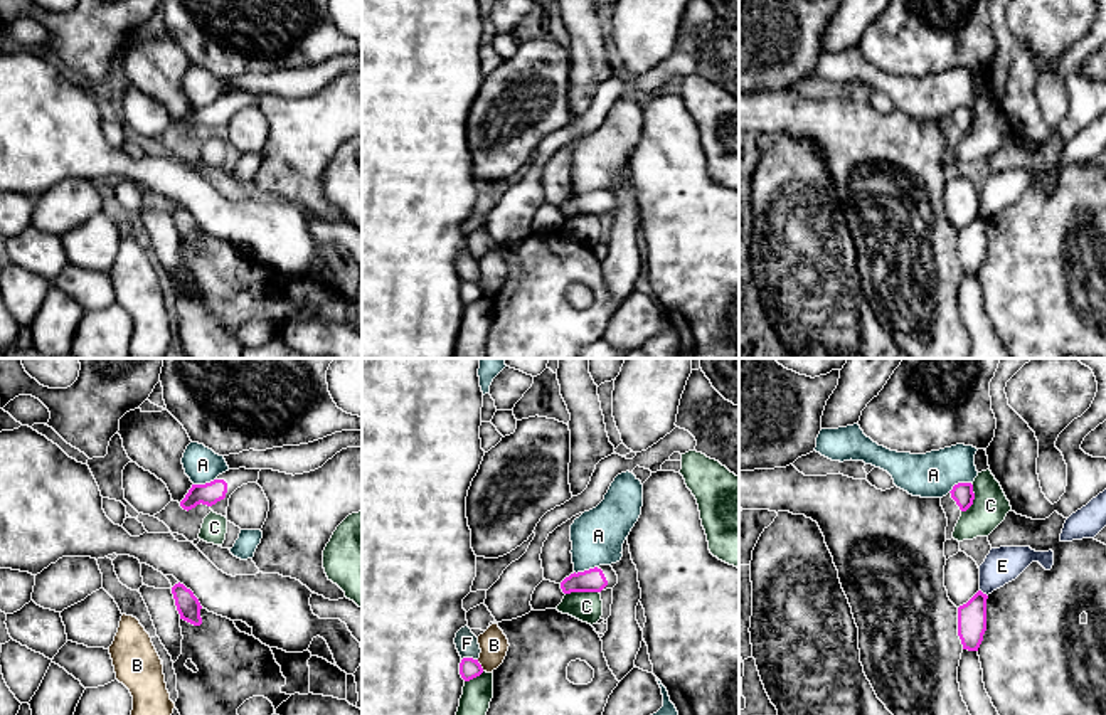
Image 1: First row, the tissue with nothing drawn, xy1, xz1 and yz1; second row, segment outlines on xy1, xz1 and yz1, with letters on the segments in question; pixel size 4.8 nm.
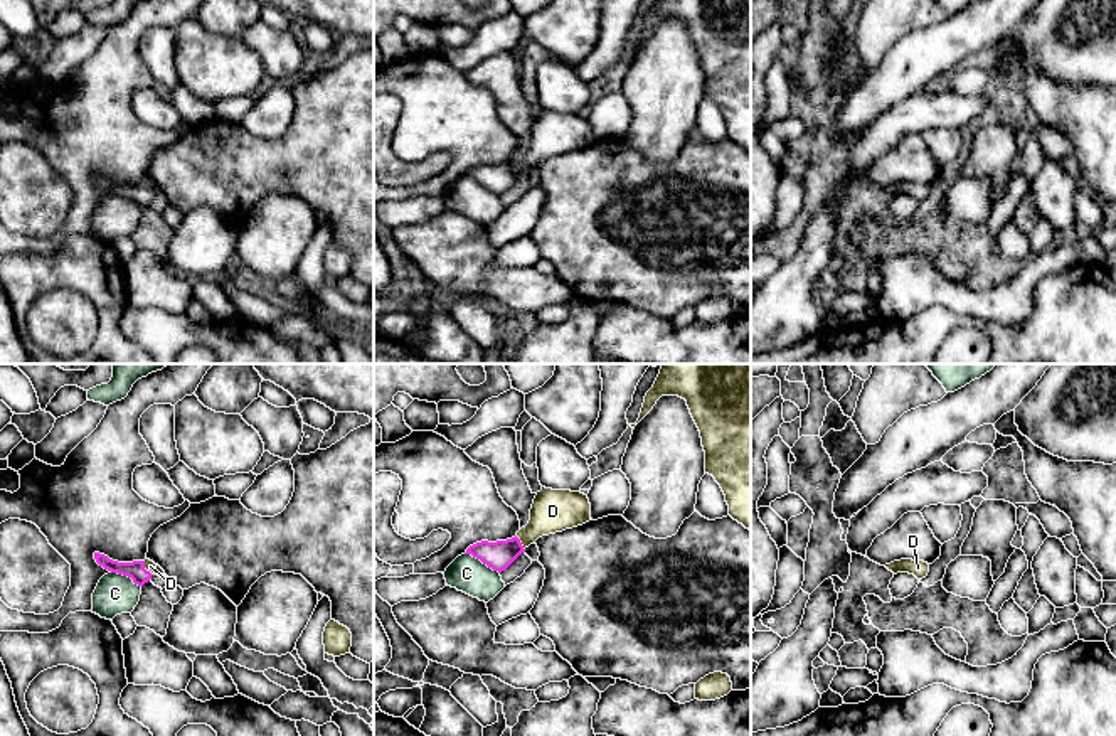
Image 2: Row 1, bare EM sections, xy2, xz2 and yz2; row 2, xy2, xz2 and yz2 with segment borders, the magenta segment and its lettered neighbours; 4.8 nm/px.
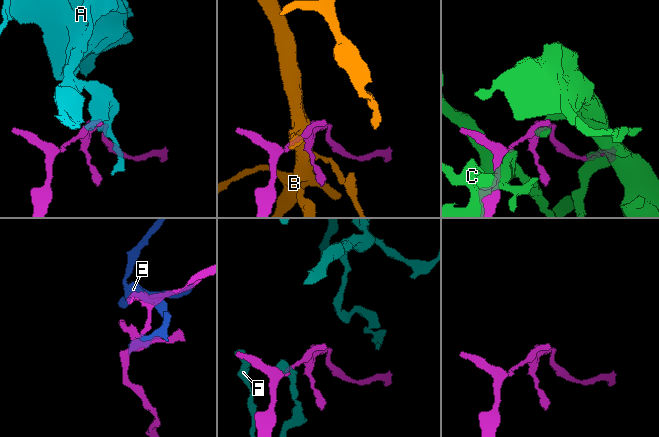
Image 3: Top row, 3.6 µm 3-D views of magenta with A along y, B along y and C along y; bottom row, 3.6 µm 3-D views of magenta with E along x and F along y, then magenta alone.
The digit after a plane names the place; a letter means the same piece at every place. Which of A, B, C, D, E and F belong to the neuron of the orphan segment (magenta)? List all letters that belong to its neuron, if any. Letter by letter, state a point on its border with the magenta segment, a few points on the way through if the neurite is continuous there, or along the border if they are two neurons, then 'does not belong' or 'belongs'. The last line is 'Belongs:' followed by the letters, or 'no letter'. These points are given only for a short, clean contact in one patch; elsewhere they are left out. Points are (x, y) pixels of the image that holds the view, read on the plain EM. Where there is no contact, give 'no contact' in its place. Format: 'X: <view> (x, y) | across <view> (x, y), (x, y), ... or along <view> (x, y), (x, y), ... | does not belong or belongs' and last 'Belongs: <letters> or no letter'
A: yz1 (958, 106) | along yz1 (970, 105), (960, 105), (948, 115) | does not belong
B: xz1 (480, 288) | along xz1 (477, 283), (483, 293) | does not belong
C: xz2 (482, 184) | does not belong
D: xz2 (520, 165) | across xz2 (500, 177), (520, 165), (552, 133) | belongs
E: yz1 (982, 216) | does not belong
F: xz1 (468, 281) | does not belong
Belongs: D

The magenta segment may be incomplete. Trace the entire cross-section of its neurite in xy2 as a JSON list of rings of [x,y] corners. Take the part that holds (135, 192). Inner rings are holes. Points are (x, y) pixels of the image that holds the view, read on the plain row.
[[[94,175],[94,182],[104,192],[131,200],[133,205],[138,209],[143,209],[145,205],[148,205],[157,194],[157,187],[150,182],[118,185],[99,175]]]

